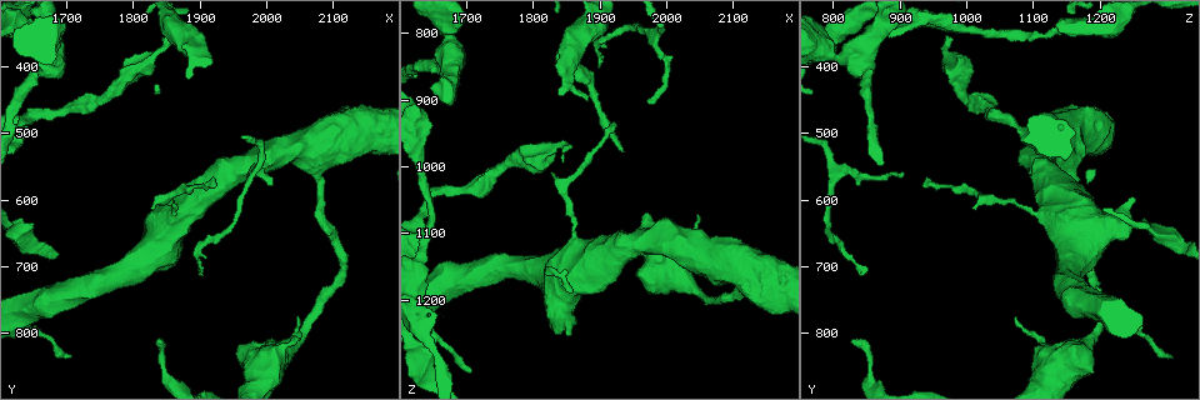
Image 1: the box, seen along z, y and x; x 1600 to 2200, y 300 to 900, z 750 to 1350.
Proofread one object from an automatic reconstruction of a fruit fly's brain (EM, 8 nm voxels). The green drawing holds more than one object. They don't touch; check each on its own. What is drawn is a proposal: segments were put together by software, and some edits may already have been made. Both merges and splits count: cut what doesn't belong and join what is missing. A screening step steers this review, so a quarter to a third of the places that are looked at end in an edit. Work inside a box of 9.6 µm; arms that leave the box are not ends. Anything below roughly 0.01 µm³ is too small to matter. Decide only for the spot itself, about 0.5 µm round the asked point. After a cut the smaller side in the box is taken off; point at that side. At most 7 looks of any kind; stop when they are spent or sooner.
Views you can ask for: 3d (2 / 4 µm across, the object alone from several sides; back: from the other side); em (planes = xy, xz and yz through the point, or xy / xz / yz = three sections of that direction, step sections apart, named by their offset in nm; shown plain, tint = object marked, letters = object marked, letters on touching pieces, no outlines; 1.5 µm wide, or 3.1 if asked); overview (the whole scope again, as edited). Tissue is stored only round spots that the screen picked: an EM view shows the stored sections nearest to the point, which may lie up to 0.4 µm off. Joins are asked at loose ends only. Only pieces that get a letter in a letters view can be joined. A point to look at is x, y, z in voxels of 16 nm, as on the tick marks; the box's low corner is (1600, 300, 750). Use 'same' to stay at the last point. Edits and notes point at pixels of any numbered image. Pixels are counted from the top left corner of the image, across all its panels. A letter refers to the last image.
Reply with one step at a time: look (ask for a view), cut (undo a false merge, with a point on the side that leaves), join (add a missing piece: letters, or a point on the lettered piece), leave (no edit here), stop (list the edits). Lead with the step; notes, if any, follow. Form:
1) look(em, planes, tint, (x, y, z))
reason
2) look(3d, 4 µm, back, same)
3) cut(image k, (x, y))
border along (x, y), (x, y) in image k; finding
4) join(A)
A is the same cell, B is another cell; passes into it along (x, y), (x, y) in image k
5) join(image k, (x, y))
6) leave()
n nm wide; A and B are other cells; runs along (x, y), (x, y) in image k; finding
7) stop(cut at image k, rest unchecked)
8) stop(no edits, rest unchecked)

look(em, xy, step 4, tint, (1855, 600, 1075))

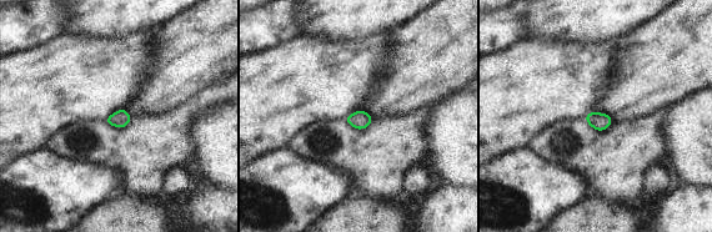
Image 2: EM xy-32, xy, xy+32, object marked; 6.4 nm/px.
look(em, planes, tint, same)

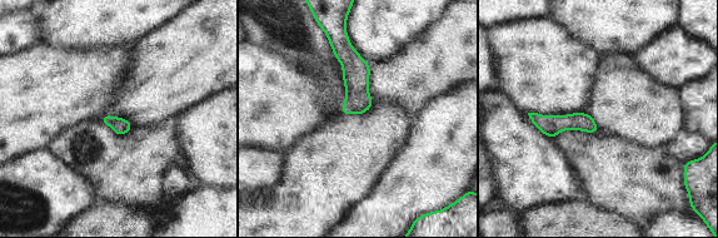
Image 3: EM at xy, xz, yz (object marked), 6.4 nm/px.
look(em, planes, letters, same)
see the neighbours

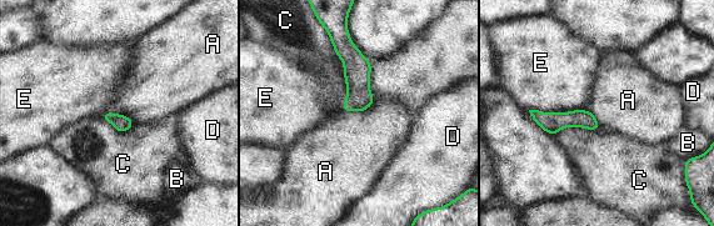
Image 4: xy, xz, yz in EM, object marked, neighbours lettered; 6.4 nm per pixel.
leave()
A, B, C, D and E are other cells; border along (374, 98), (362, 111), (341, 111) in image 4; continuous, no second cell

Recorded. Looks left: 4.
look(em, 3.1 µm, planes, letters, (1975, 565, 905))
tapers out

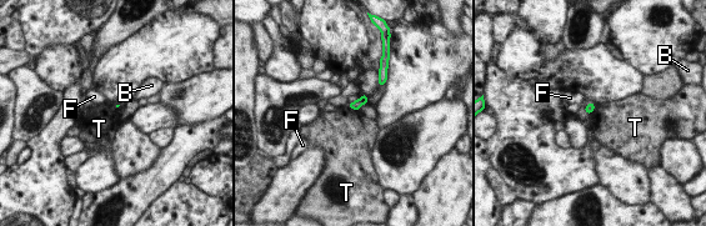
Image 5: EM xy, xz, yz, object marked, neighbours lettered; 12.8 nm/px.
leave()
B, F and T are other cells; border along (348, 106), (359, 111) in image 5; no lettered piece goes on from it

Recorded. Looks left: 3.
look(3d, 4 µm, (2035, 815, 1115))
calibre changes

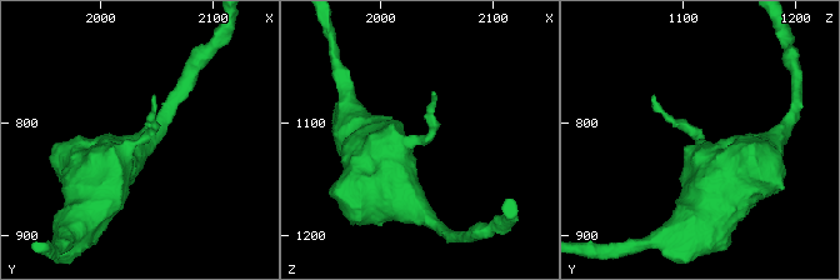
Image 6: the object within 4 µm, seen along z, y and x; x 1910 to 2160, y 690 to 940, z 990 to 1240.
look(em, yz, step 8, tint, (2036, 814, 1116))

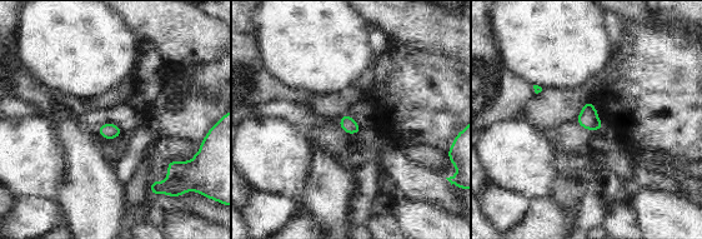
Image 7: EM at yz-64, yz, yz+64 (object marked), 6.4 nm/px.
look(em, planes, letters, same)

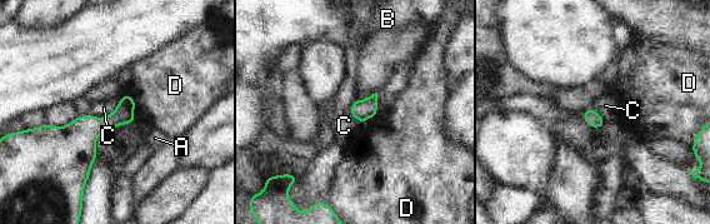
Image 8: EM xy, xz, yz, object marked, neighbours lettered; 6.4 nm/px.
leave()
A, B, C and D are other cells; border along (120, 98), (109, 114), (89, 114) in image 8; continuous, no second cell

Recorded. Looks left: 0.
stop(no edits, rest unchecked)

